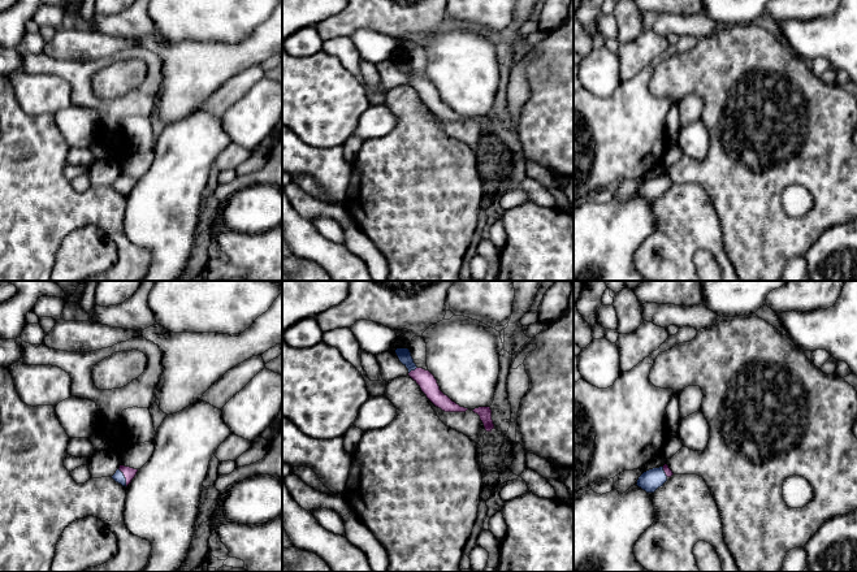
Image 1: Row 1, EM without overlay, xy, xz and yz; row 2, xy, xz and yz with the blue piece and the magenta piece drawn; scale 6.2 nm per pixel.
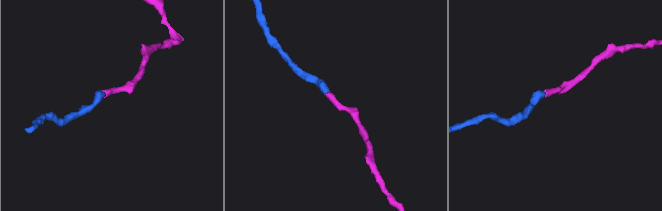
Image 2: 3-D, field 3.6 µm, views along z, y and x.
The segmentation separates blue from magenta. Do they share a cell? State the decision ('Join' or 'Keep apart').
Join

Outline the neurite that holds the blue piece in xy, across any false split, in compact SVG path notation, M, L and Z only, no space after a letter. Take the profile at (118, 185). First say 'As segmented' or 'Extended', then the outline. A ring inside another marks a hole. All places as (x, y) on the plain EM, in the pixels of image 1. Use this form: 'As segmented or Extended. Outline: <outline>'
Extended. Outline: M120 174L120 177L116 179L112 187L126 196L131 191L131 188L135 186L137 181L138 178Z

